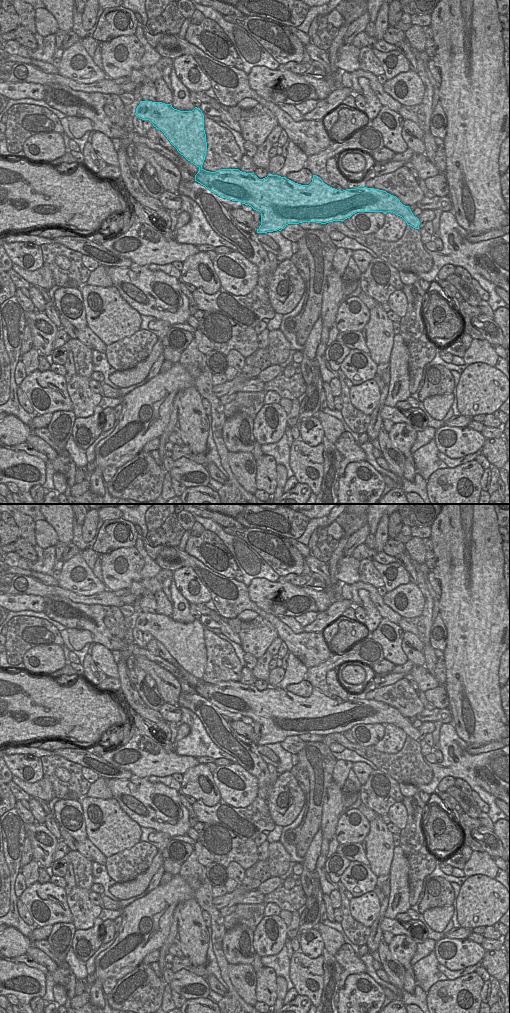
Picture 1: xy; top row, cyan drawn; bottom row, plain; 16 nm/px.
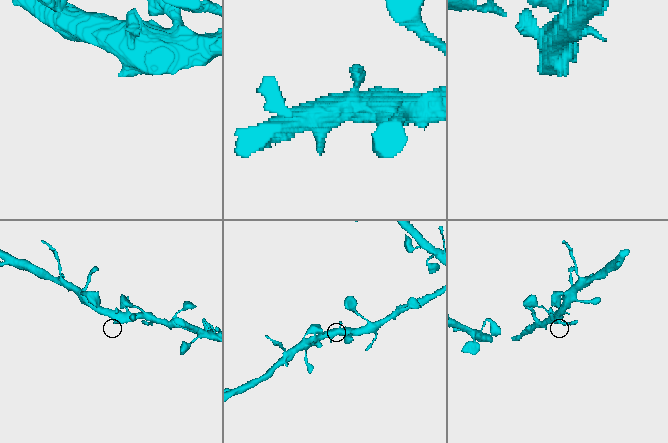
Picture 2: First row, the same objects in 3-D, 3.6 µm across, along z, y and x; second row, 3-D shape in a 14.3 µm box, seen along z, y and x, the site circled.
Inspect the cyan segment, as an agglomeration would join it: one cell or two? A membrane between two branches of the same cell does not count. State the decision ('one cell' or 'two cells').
one cell

